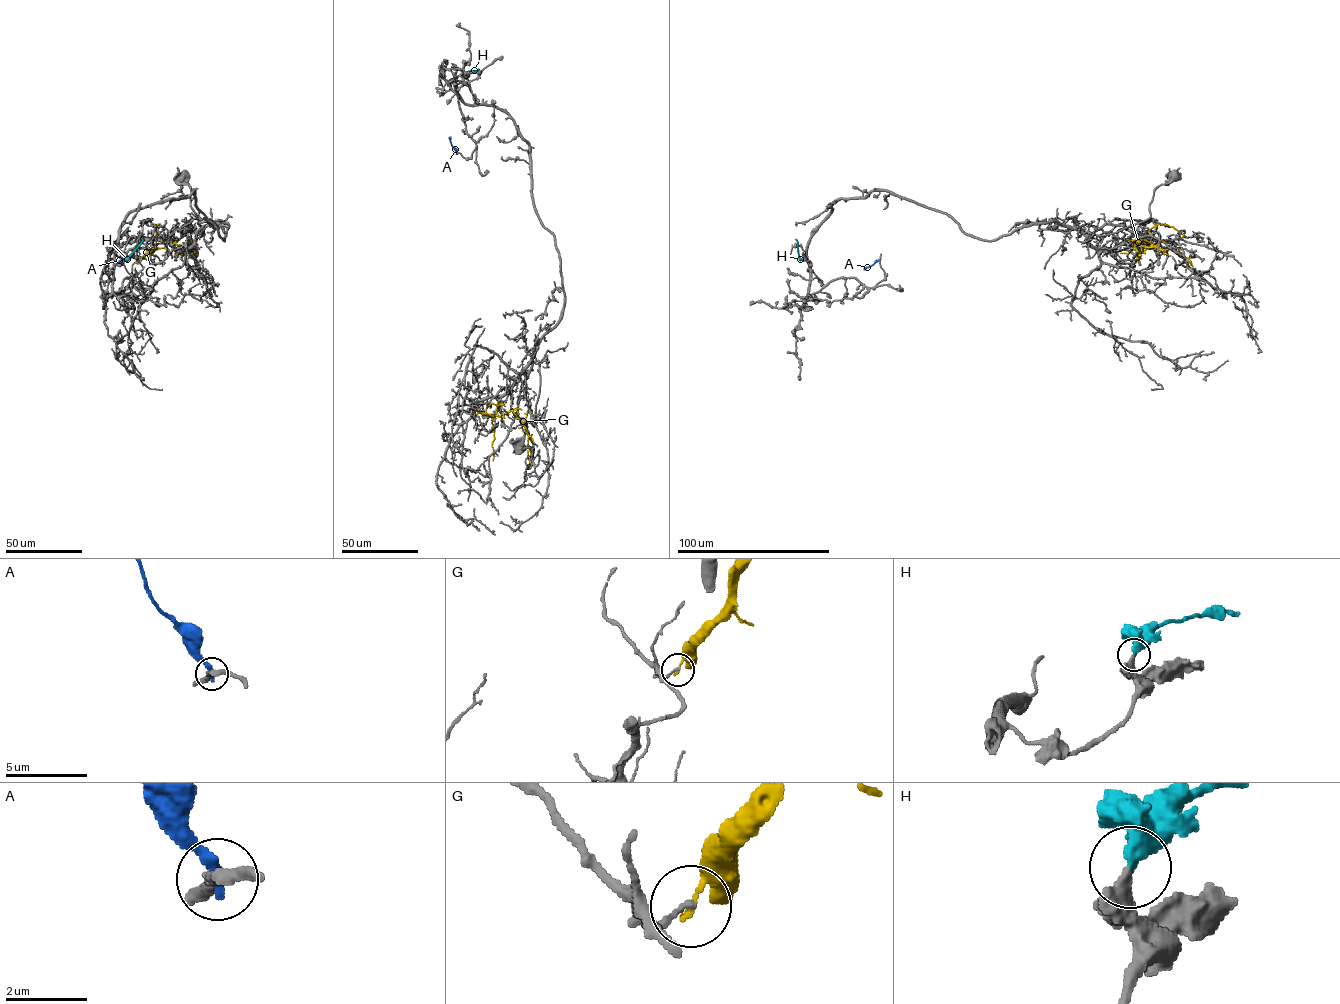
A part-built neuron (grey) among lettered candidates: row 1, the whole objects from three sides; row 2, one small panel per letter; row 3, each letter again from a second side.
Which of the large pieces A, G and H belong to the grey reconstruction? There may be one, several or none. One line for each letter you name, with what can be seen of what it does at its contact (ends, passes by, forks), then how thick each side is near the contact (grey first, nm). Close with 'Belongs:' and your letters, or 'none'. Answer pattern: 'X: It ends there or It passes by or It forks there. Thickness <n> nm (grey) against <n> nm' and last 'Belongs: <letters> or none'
H: It ends there. Thickness 440 nm (grey) against 500 nm
Belongs: H

